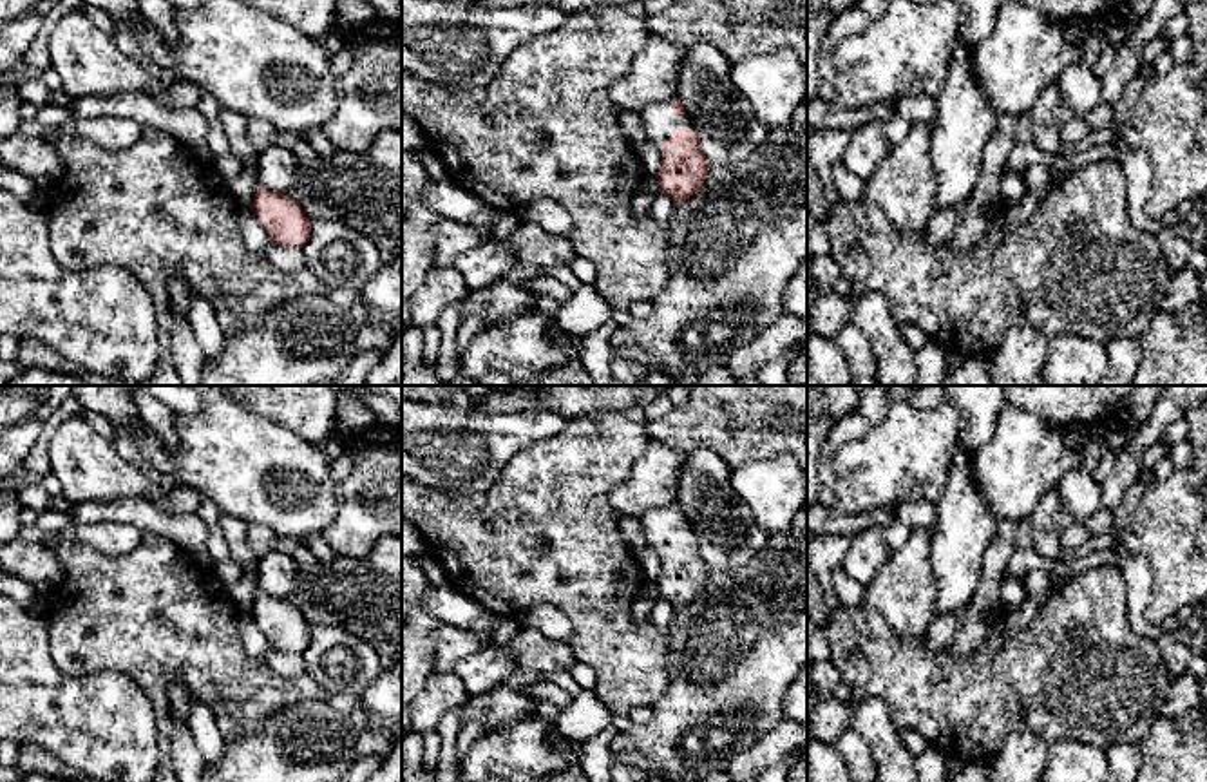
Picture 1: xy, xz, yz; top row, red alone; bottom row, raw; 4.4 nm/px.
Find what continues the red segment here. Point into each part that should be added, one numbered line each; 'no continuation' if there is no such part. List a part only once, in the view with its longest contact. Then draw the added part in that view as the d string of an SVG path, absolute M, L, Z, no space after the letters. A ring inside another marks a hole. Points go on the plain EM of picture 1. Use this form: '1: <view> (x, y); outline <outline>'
no continuation

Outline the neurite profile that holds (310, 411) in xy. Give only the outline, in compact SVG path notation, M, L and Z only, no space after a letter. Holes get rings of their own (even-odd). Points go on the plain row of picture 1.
M232 386L232 398L309 443L337 434L337 386Z

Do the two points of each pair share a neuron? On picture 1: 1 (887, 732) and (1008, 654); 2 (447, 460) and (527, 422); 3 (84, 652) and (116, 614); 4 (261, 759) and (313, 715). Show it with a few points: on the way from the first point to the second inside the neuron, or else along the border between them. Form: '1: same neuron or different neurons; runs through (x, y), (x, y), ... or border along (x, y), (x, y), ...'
1: different neurons; border along (860, 701), (880, 697), (891, 723), (900, 732)
2: same neuron; runs through (467, 451), (507, 433)
3: same neuron; runs through (87, 643), (107, 623)
4: same neuron; runs through (274, 753), (301, 726)

